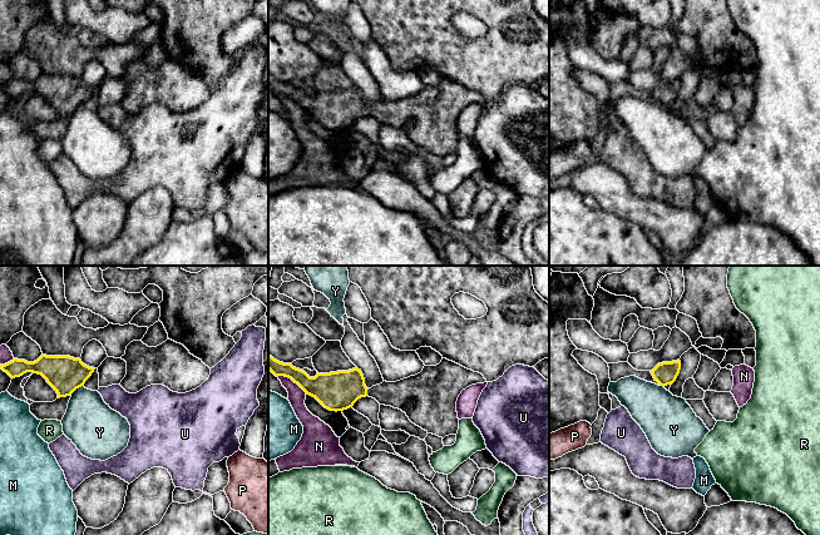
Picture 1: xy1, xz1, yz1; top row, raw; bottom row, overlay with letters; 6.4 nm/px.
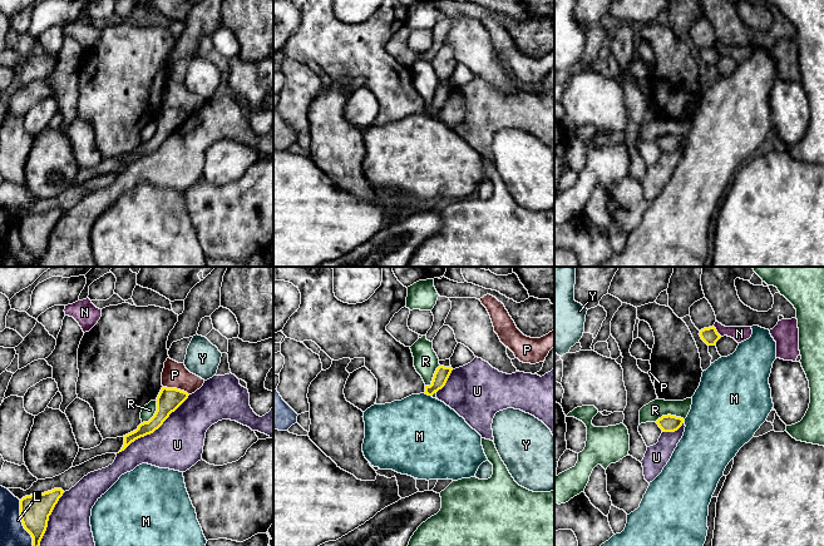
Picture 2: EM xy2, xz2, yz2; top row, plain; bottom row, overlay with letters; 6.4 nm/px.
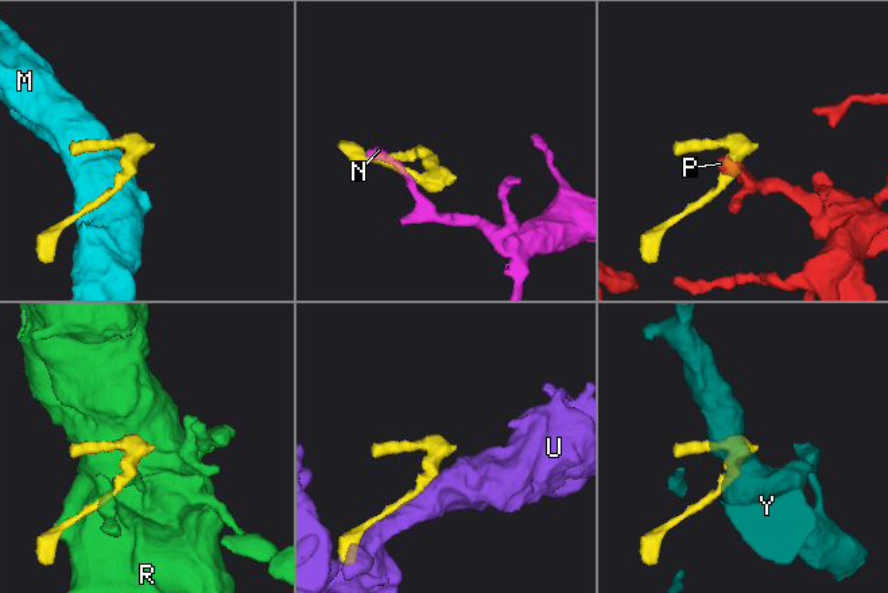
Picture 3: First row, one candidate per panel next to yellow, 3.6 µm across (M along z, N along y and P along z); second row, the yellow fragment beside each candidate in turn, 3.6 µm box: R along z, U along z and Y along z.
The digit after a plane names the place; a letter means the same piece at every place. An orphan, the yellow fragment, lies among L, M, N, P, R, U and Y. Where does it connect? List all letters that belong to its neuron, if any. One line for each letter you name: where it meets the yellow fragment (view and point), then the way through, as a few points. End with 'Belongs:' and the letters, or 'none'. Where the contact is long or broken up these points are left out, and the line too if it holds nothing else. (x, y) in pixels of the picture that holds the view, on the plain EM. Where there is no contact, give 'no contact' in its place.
Belongs: none

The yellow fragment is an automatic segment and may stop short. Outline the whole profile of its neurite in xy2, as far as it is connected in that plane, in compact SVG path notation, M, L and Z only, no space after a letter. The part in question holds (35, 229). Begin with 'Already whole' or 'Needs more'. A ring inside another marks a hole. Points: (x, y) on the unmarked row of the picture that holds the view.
Already whole. M54 208L44 213L25 215L20 219L20 237L24 248L33 257L31 267L40 265L49 235L63 213L61 208Z

